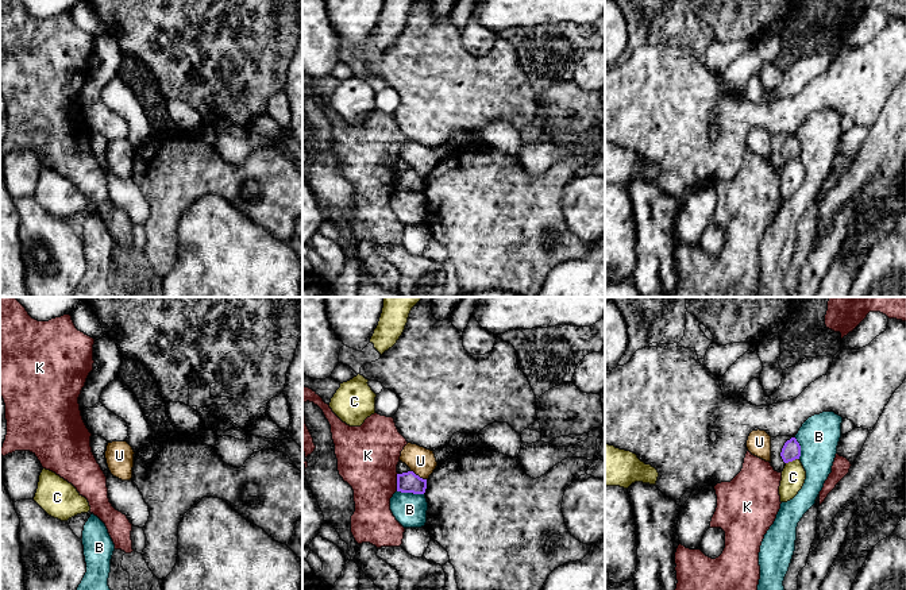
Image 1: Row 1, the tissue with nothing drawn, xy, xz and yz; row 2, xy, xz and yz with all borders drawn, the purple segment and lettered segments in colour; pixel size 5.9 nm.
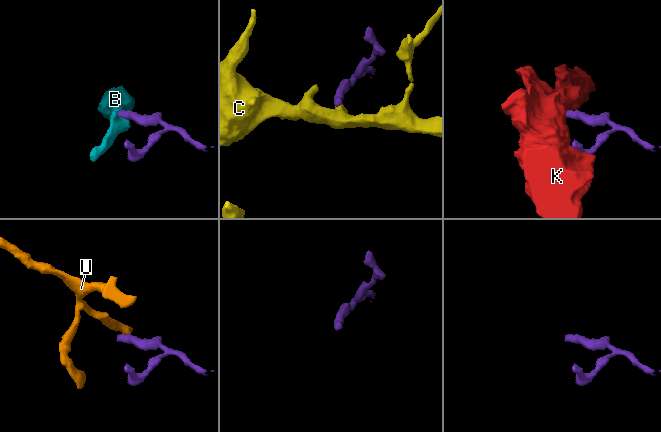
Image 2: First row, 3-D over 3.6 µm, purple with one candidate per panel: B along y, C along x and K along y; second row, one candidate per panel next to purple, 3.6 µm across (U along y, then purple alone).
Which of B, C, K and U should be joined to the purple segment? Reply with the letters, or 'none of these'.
none of these

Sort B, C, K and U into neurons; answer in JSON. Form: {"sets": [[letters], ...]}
{"sets": [["B"], ["C"], ["K"], ["U"]]}

